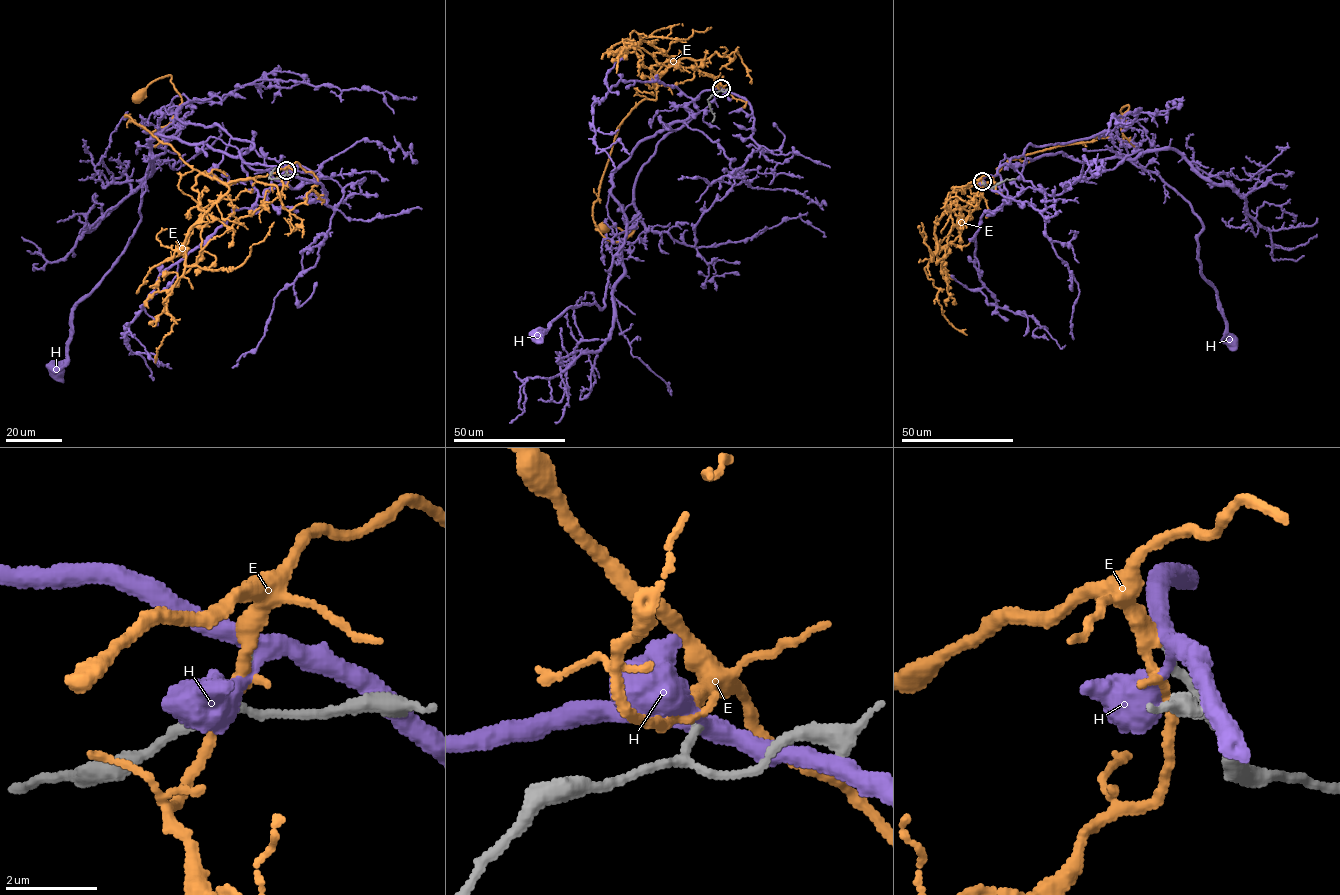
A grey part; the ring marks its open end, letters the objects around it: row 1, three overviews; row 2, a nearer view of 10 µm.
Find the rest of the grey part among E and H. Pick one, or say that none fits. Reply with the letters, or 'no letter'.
E

